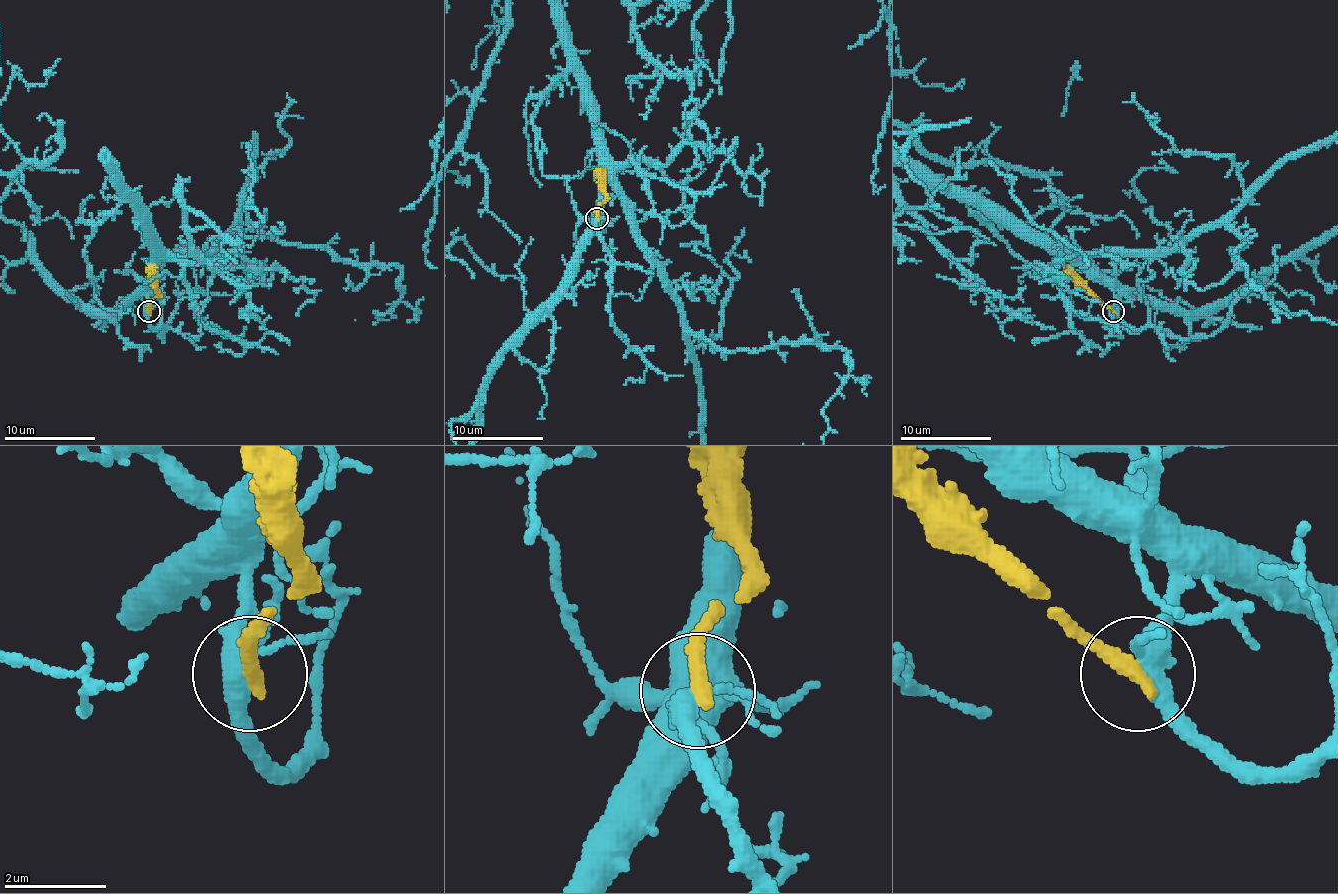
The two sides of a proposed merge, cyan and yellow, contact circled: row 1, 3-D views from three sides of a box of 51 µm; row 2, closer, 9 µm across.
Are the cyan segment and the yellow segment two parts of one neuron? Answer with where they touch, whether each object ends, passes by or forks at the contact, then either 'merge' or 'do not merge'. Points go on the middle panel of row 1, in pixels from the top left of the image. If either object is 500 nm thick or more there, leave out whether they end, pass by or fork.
at (597, 218); cyan forks there; yellow ends there; do not merge

